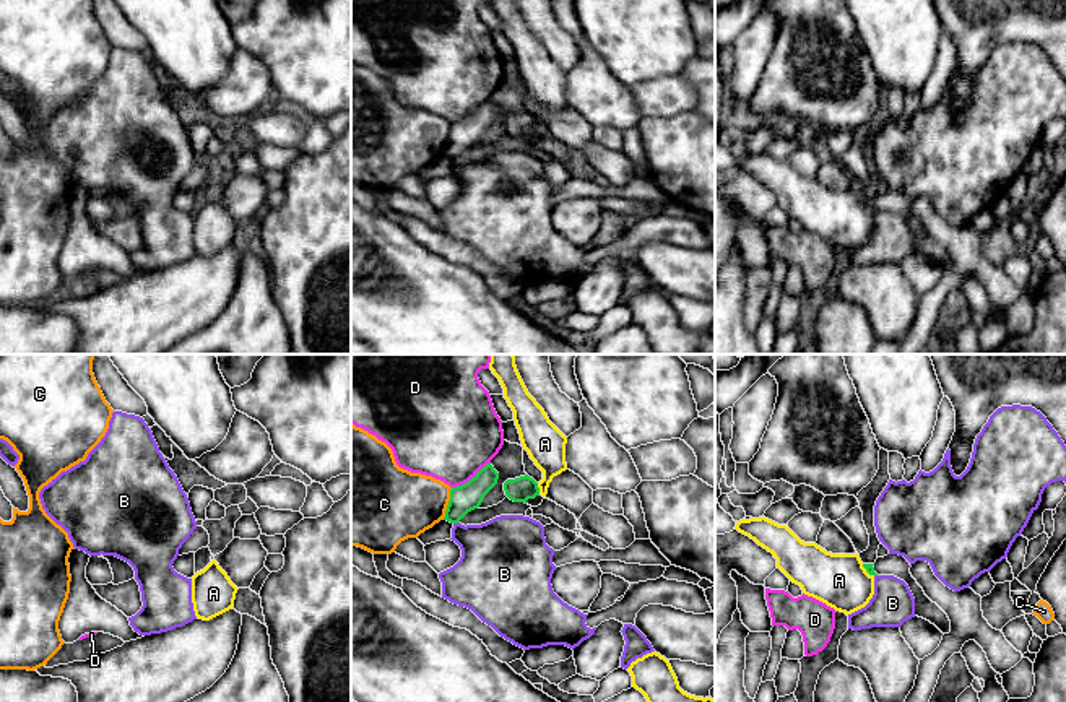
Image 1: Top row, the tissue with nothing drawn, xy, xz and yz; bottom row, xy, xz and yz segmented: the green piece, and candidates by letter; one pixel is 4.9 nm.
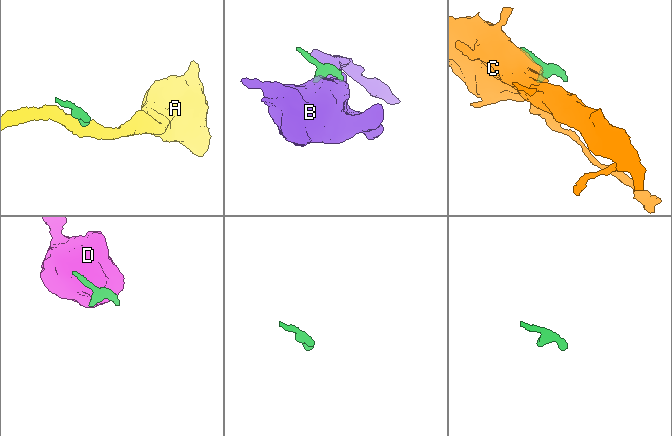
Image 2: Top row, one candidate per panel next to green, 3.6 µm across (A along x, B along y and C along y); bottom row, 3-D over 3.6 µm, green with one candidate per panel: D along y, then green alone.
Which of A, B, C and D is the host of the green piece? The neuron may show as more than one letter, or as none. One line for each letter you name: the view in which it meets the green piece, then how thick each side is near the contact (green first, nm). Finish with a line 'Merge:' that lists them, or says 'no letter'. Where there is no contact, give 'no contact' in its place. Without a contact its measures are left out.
Merge: no letter

